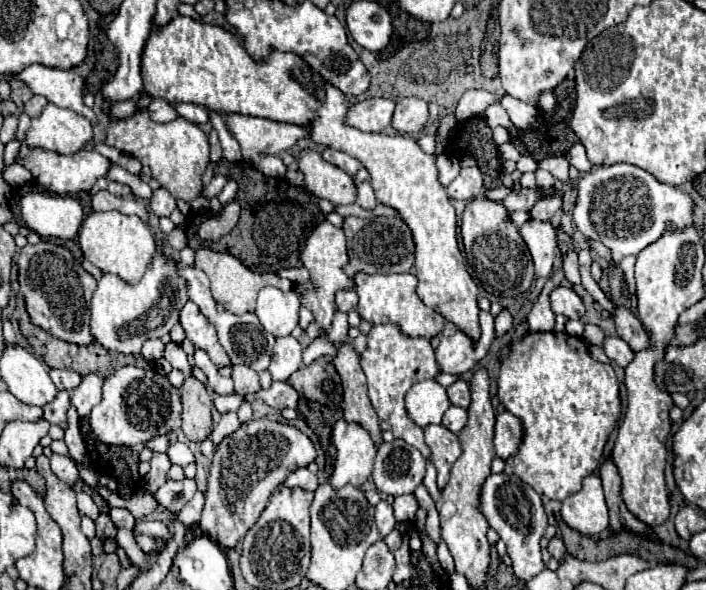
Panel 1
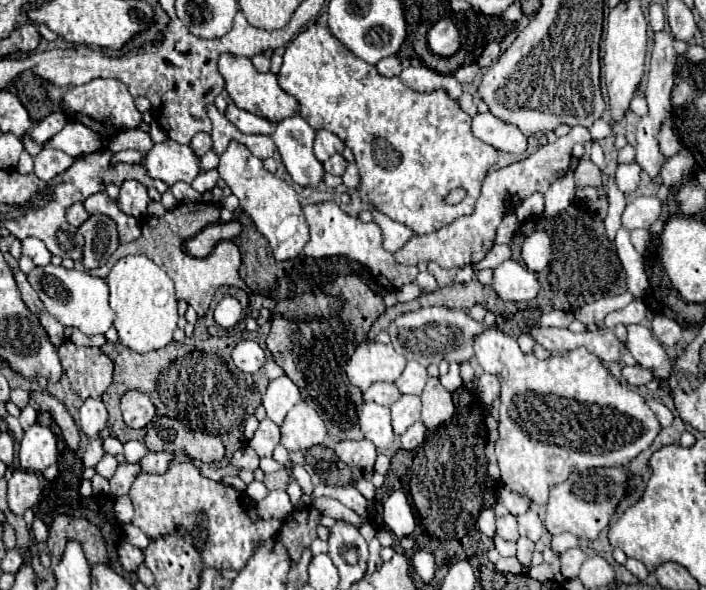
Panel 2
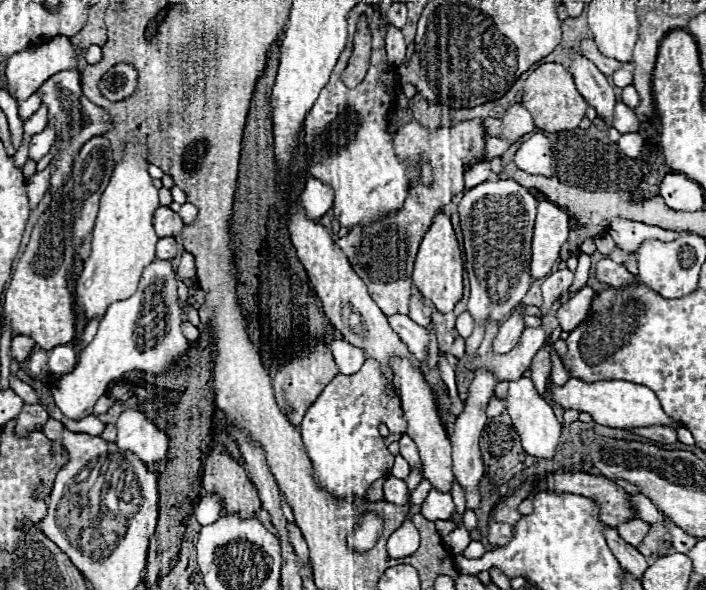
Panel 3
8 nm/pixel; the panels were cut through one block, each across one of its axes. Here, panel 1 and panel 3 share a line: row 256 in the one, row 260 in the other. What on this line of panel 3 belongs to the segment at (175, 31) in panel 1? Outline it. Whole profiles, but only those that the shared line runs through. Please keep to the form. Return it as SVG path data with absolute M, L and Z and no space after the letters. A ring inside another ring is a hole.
M438 214L430 226L430 230L424 234L416 262L414 262L414 286L434 302L434 306L438 308L438 312L448 314L454 310L456 302L462 298L464 292L464 284L462 284L462 276L464 276L464 266L462 266L462 252L456 240L456 232L454 226L450 222L450 216L446 214Z

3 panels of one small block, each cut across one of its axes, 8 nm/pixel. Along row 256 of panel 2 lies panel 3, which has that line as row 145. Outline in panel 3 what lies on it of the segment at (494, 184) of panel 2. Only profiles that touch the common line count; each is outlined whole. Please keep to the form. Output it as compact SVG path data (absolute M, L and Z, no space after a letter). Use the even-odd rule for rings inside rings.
M416 120L406 124L402 130L396 132L396 154L400 158L412 158L422 164L426 158L432 164L434 182L432 186L424 186L422 180L412 180L410 194L406 204L400 212L386 216L372 226L354 228L348 236L336 240L336 246L348 256L354 272L366 282L370 296L376 300L380 310L390 314L408 314L410 310L410 276L414 258L424 238L426 230L430 228L434 216L440 212L444 204L448 204L460 190L464 190L464 172L478 162L484 154L484 126L482 120L466 120L456 126L438 128L434 132L422 128Z

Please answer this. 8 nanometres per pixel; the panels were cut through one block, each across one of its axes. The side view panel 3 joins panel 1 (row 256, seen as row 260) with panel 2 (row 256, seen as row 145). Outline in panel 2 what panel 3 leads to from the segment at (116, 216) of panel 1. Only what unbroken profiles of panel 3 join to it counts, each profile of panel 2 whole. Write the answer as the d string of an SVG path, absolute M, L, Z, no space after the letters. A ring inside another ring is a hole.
M126 256L114 264L106 282L110 288L110 308L116 312L114 328L120 336L120 344L138 354L146 354L172 342L178 322L178 300L172 280L160 266L146 256Z

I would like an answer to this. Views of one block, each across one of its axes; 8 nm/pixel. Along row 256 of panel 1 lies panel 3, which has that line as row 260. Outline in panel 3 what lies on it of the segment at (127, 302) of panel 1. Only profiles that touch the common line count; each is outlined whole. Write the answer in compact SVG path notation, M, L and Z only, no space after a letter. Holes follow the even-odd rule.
M156 258L142 272L140 286L134 296L118 300L108 306L94 340L82 350L74 372L66 374L52 390L56 406L64 416L80 420L92 414L92 408L112 380L122 378L128 372L164 374L170 370L188 350L188 340L182 334L182 310L178 304L178 278L172 262Z

